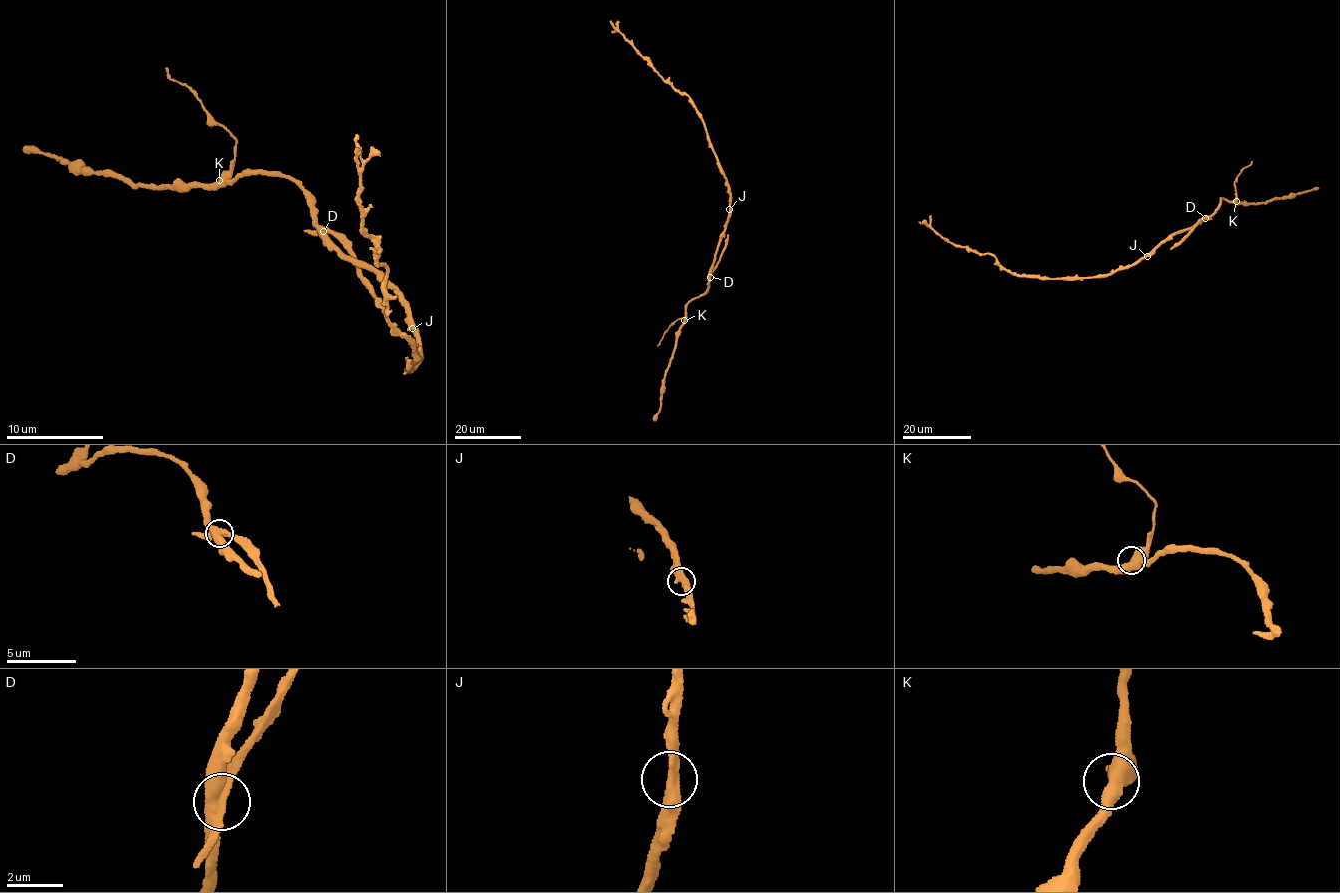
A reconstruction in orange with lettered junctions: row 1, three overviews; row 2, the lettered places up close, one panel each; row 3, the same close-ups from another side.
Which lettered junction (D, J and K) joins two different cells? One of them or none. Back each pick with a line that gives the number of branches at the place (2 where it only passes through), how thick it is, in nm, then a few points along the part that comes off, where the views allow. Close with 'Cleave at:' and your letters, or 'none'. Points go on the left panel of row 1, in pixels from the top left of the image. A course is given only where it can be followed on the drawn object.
D: branches 3; calibre 440 nm; course (323, 230), (332, 231), (351, 253), (386, 310), (384, 315)
Cleave at: D

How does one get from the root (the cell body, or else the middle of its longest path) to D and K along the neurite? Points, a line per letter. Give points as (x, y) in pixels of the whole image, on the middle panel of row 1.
D: (730, 208), (710, 277)
K: (730, 208), (708, 286), (687, 304), (684, 320)

